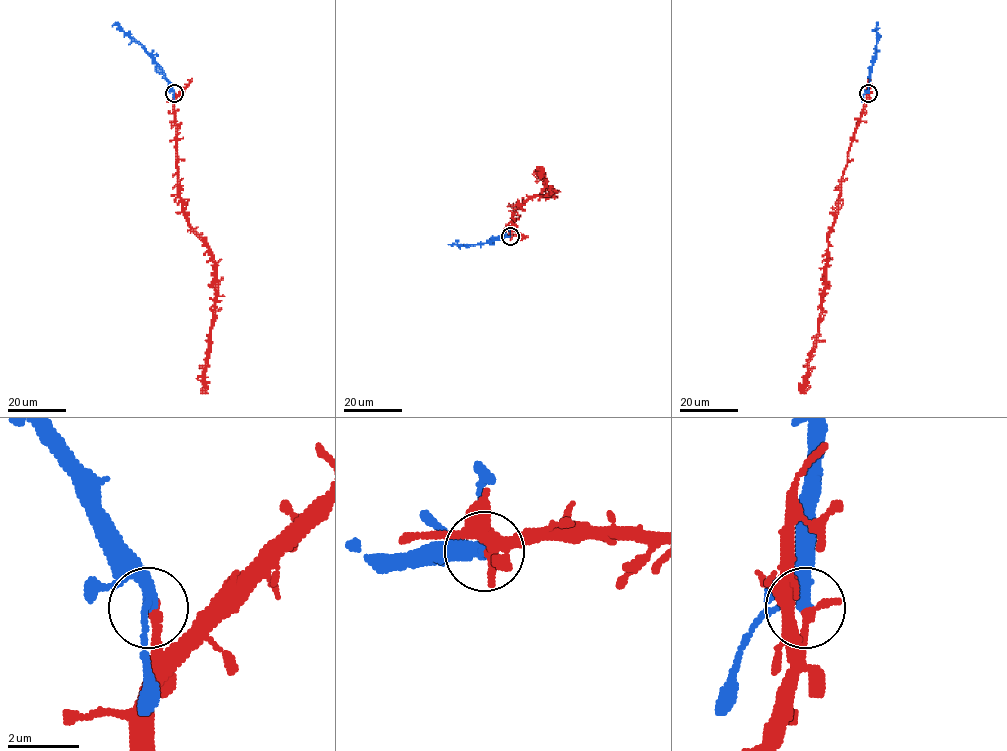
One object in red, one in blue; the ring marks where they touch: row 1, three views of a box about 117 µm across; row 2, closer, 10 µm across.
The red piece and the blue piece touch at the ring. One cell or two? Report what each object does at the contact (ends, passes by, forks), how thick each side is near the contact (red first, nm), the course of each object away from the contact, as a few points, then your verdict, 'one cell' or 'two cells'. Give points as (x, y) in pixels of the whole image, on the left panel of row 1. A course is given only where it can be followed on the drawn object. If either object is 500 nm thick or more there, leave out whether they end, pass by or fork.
red ends there; blue passes by; 280 nm thick on the red side, 280 nm on the other; red runs (174, 92), (182, 211), (213, 262), (214, 314), (204, 387), (200, 393); blue runs (174, 92), (163, 70), (144, 48), (117, 25), (112, 26); one cell

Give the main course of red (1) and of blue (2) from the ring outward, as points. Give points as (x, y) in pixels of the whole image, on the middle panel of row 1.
1: (510, 237), (513, 211), (524, 201), (551, 193), (536, 168)
2: (510, 237), (466, 245), (448, 244)

